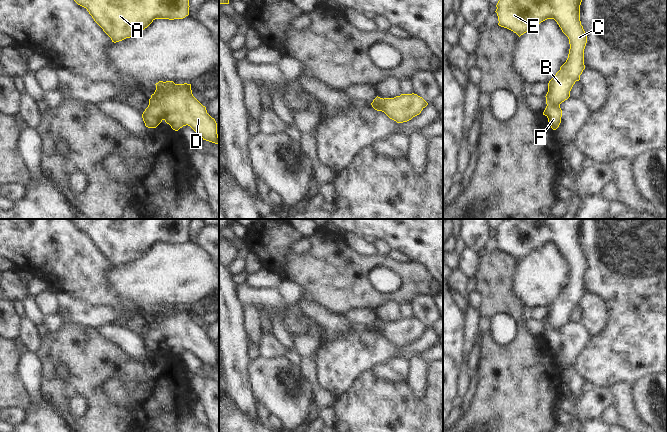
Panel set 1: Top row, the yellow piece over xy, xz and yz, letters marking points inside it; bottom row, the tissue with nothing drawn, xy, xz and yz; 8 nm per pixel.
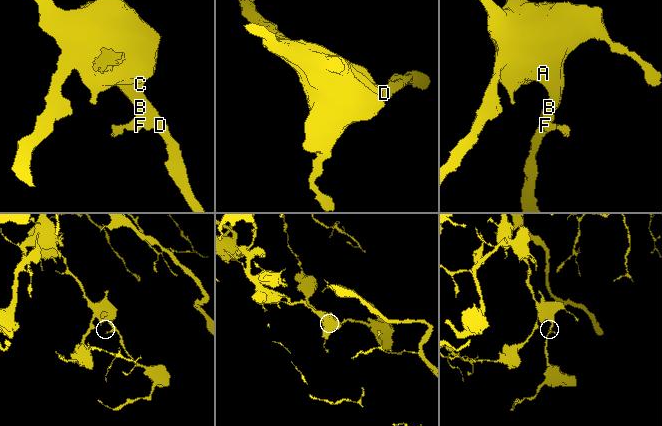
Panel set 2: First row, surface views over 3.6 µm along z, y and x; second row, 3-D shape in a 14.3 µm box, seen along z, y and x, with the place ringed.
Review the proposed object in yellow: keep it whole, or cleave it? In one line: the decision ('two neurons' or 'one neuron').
two neurons

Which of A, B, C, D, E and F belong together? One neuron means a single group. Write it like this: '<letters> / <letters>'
A B C D E / F

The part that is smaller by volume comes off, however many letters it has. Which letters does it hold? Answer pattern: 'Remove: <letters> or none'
Remove: F

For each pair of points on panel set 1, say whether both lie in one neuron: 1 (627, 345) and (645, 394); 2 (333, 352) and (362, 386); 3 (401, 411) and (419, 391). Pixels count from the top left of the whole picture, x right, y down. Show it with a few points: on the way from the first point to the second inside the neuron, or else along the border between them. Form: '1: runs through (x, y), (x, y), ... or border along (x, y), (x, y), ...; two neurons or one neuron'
1: border along (656, 372), (639, 377), (631, 386); two neurons
2: border along (369, 369), (363, 370), (354, 382), (339, 394); two neurons
3: border along (404, 381), (415, 397), (422, 398), (425, 395); two neurons

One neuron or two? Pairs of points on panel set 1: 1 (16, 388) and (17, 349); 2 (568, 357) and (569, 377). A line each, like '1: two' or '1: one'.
1: one
2: two

